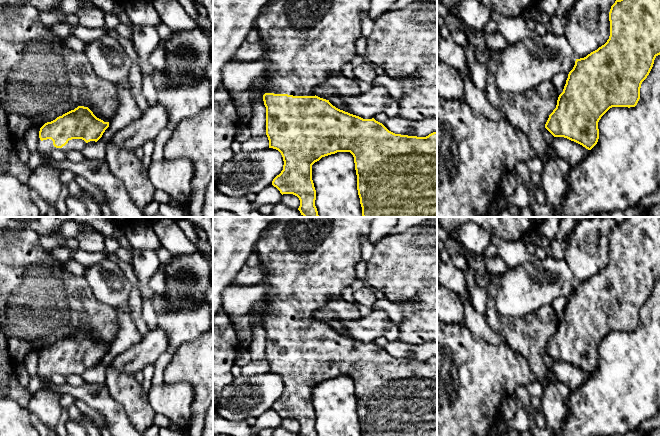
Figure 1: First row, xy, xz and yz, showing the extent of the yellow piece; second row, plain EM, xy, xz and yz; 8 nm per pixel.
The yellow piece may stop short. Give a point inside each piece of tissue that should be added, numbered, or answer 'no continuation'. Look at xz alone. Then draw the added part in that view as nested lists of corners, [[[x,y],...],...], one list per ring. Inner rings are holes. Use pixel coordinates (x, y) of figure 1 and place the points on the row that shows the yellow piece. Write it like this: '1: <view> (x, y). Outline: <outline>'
1: xz (326, 32). Outline: [[[270,0],[261,10],[254,27],[259,33],[260,39],[265,43],[267,49],[262,58],[269,61],[265,75],[268,90],[263,93],[288,94],[293,96],[315,96],[314,88],[323,83],[331,75],[340,73],[343,66],[356,57],[355,44],[362,37],[361,16],[369,15],[371,0]]]

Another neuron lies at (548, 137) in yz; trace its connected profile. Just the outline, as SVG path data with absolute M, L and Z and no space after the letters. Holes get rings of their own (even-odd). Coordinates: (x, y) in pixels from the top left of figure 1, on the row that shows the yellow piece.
M544 127L543 130L543 135L544 135L544 139L546 141L546 145L547 145L547 149L548 149L548 154L553 157L554 151L553 151L553 147L552 147L552 142L554 139L554 136Z

